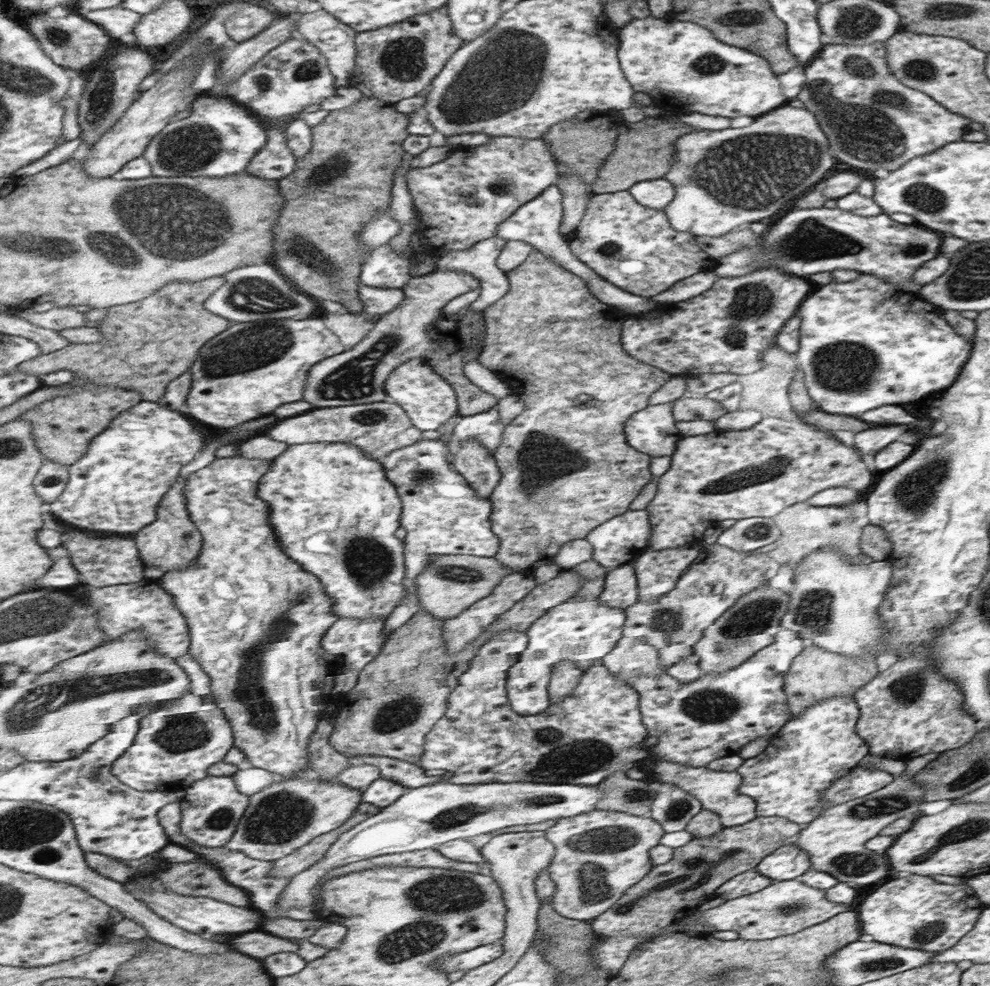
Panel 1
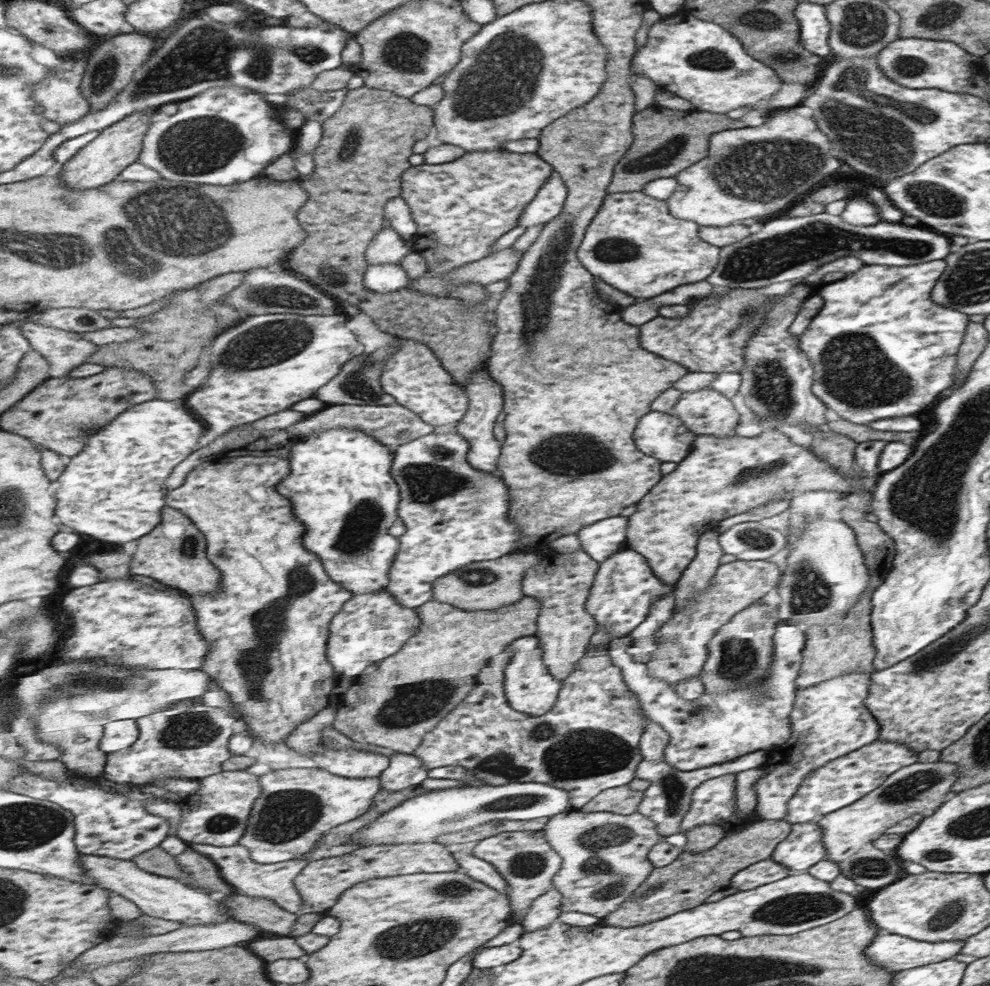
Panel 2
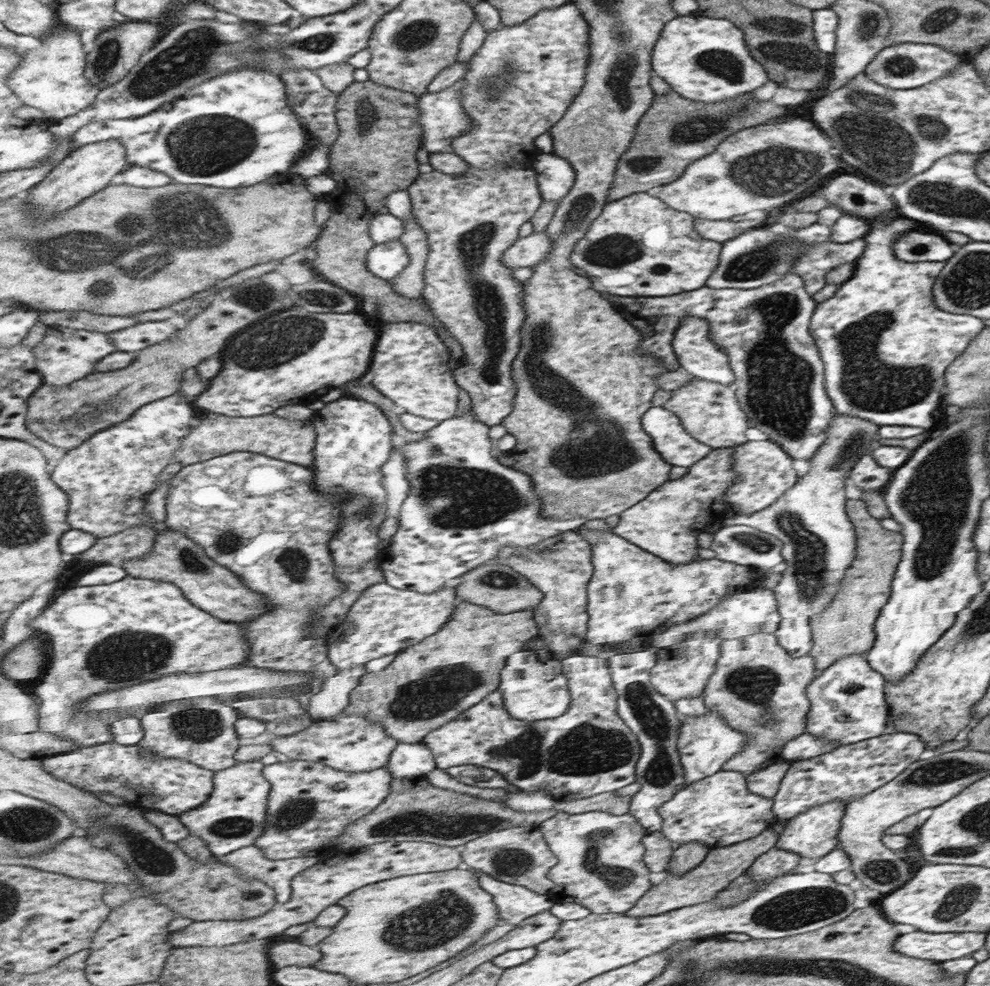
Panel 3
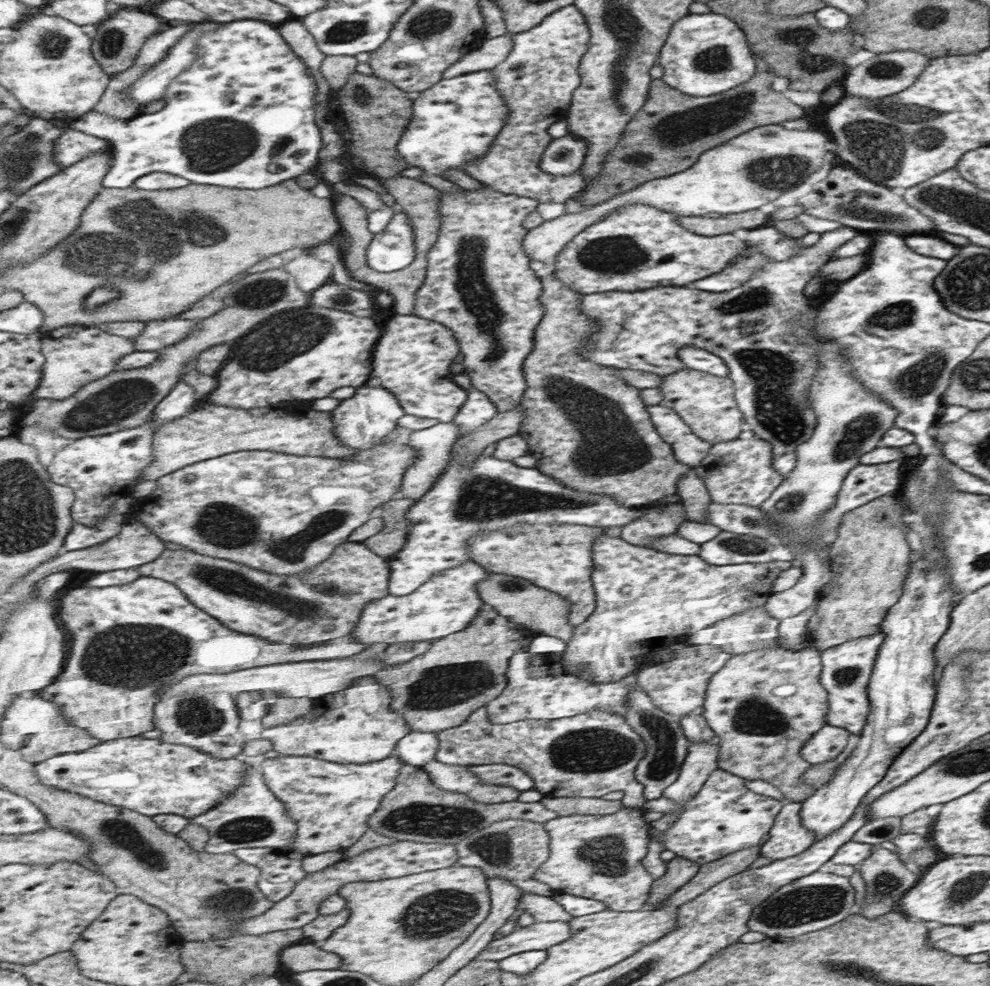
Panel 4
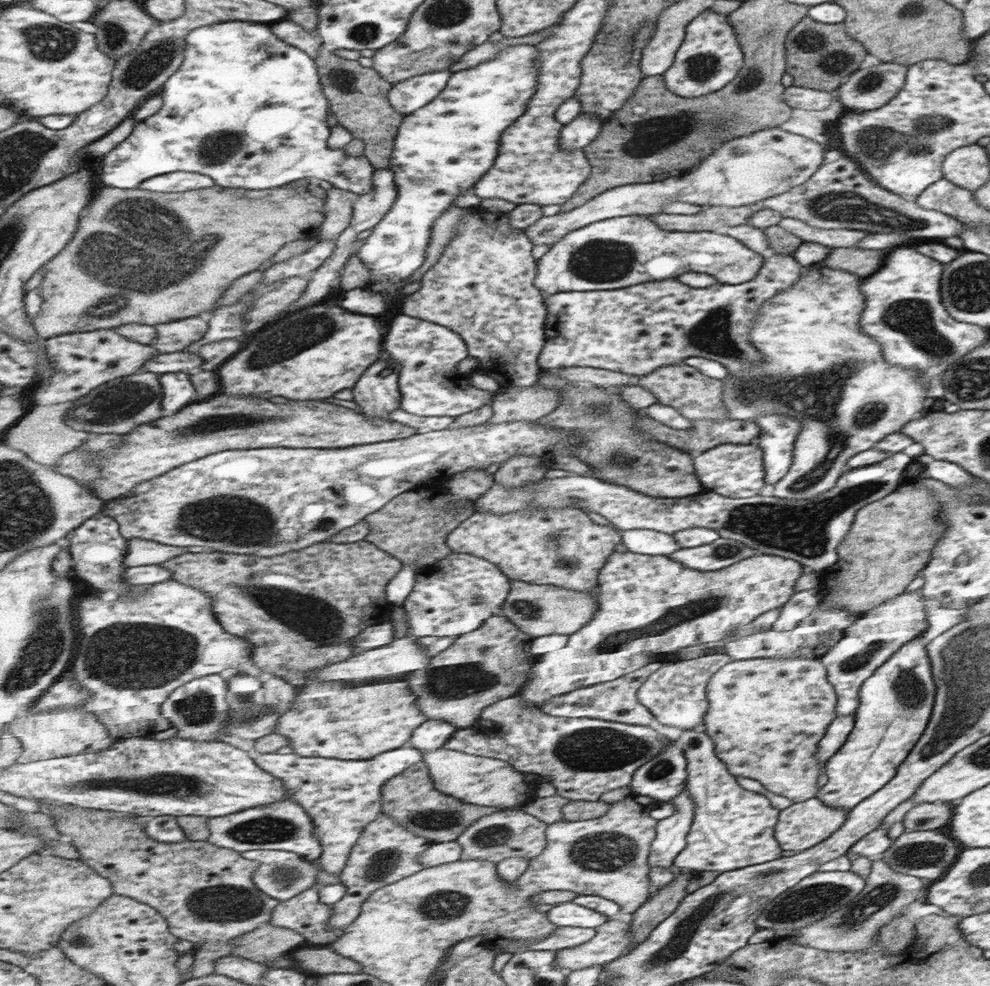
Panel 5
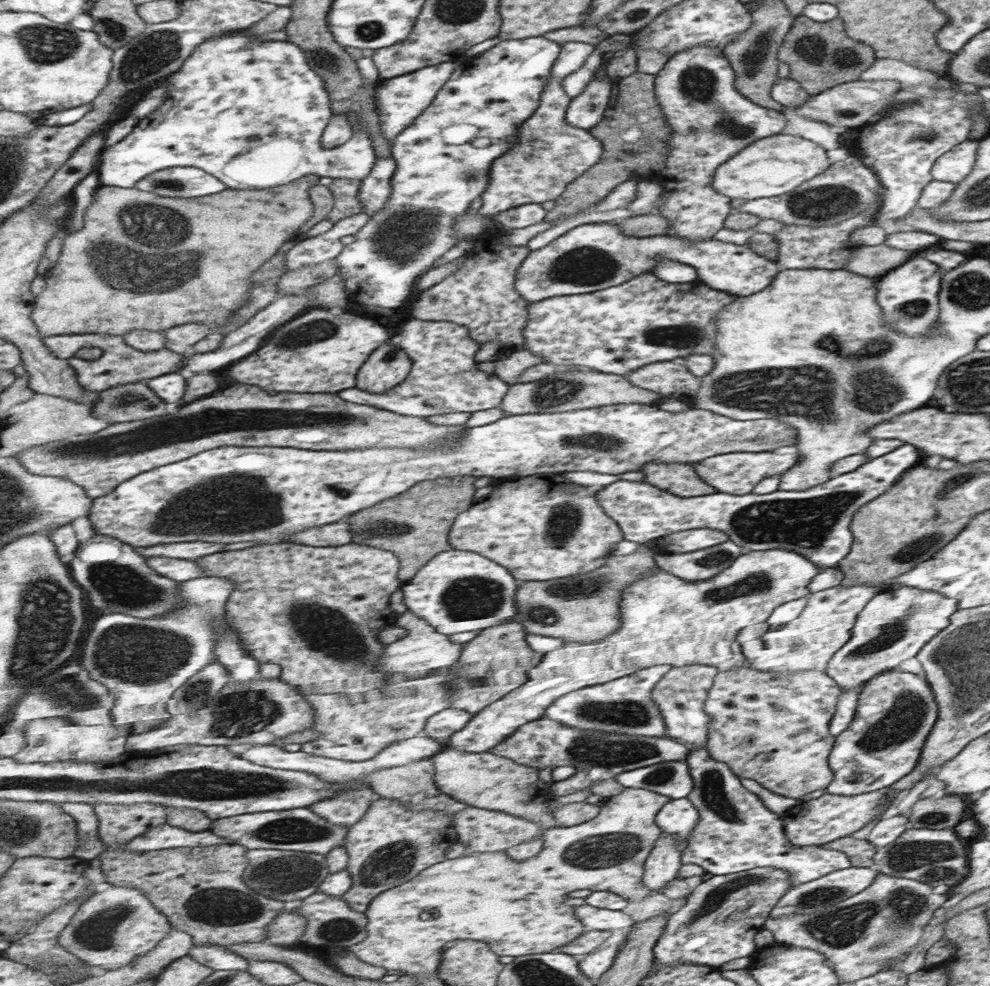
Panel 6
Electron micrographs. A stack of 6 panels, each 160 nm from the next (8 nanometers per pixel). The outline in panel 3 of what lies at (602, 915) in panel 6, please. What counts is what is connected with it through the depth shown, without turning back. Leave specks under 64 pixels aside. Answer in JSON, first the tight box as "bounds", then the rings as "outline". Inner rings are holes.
{"bounds":[471,871,553,924],"outline":[[[471,871],[477,874],[479,885],[489,894],[492,895],[492,901],[498,910],[498,918],[505,920],[509,924],[519,924],[524,918],[539,914],[540,912],[548,911],[553,904],[548,894],[540,895],[536,892],[527,890],[525,887],[520,887],[514,884],[507,884],[499,880],[495,880],[486,874],[479,871]]]}

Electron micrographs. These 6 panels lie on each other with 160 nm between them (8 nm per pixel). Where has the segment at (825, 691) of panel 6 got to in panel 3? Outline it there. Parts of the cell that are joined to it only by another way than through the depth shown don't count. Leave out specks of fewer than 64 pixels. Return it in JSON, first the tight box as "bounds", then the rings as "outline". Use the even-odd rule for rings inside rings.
{"bounds":[702,632,817,774],"outline":[[[758,632],[743,638],[724,640],[721,643],[721,654],[715,661],[715,668],[705,683],[702,703],[708,710],[715,710],[722,716],[729,727],[735,727],[746,737],[745,748],[739,754],[725,762],[723,770],[741,774],[755,773],[765,769],[769,763],[778,759],[781,746],[787,745],[793,738],[805,733],[805,716],[809,713],[810,702],[807,688],[817,677],[814,660],[811,654],[793,658],[787,650],[776,641],[771,632]]]}

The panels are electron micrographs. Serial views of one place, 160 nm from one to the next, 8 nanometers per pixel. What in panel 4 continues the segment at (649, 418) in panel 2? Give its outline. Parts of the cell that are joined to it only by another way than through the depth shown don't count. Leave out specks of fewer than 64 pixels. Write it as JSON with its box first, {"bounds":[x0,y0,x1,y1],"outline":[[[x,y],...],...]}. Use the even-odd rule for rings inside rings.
{"bounds":[647,404,711,468],"outline":[[[657,404],[649,405],[647,411],[657,434],[669,443],[679,462],[693,468],[706,457],[711,444],[695,436],[674,410]]]}

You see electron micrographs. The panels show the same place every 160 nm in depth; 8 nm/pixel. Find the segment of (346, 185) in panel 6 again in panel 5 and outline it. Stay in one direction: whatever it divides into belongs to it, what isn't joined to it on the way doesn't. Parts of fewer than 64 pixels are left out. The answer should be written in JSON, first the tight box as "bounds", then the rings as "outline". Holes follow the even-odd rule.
{"bounds":[317,186,356,242],"outline":[[[335,186],[328,191],[326,217],[317,233],[319,238],[335,239],[337,242],[337,239],[343,235],[352,217],[351,200],[354,196],[356,196],[354,192]]]}

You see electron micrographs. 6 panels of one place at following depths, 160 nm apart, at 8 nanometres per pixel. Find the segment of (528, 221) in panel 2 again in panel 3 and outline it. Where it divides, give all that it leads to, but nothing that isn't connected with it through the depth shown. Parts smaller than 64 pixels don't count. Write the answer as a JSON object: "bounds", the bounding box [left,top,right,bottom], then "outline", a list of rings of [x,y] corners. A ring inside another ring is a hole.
{"bounds":[531,152,574,202],"outline":[[[539,152],[531,165],[536,171],[536,182],[539,184],[539,191],[543,201],[559,202],[560,198],[565,196],[565,193],[574,183],[573,167],[564,158],[557,156],[555,153]]]}

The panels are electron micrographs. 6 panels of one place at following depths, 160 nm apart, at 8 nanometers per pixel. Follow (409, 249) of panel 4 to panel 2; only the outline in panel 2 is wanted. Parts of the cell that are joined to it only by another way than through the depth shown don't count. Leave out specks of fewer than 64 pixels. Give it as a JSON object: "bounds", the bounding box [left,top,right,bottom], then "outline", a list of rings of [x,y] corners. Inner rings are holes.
{"bounds":[363,264,409,293],"outline":[[[399,264],[368,265],[363,282],[365,288],[376,293],[393,293],[409,285],[408,276]]]}

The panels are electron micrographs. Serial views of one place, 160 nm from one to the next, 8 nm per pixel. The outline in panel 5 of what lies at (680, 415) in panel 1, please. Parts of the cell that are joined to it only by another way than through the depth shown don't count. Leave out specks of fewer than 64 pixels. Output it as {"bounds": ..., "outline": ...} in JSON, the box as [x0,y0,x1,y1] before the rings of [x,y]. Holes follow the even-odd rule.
{"bounds":[636,361,728,421],"outline":[[[686,361],[660,366],[660,368],[652,370],[651,373],[641,376],[637,380],[636,386],[651,391],[656,395],[657,403],[676,408],[683,418],[690,421],[697,419],[720,421],[728,418],[720,399],[720,394],[724,389],[723,382],[704,376],[696,368],[690,367]]]}

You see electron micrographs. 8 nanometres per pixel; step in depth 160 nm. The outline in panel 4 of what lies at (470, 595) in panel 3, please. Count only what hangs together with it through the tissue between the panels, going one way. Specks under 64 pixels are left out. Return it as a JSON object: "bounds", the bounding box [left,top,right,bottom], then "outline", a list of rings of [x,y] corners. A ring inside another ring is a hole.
{"bounds":[477,572,575,644],"outline":[[[489,572],[488,578],[478,584],[477,590],[485,607],[497,610],[497,615],[504,615],[511,622],[523,625],[535,635],[553,636],[567,644],[575,632],[568,622],[568,600],[553,591],[542,589],[521,578],[493,572]]]}

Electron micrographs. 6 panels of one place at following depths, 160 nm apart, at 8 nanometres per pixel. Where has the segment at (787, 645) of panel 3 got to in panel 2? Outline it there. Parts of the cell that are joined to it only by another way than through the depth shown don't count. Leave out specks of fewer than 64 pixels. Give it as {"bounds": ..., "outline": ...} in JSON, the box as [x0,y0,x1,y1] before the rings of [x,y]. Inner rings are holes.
{"bounds":[609,622,805,771],"outline":[[[782,622],[773,634],[774,652],[768,674],[744,688],[728,690],[723,694],[704,692],[696,700],[683,700],[666,682],[651,678],[647,666],[632,660],[626,651],[627,638],[617,638],[609,644],[610,662],[622,674],[626,688],[640,700],[645,716],[659,724],[669,736],[669,743],[663,751],[663,760],[677,771],[697,771],[709,766],[721,765],[755,753],[757,750],[772,750],[783,745],[791,735],[789,715],[795,704],[795,677],[802,659],[805,644],[805,631],[799,625]]]}

